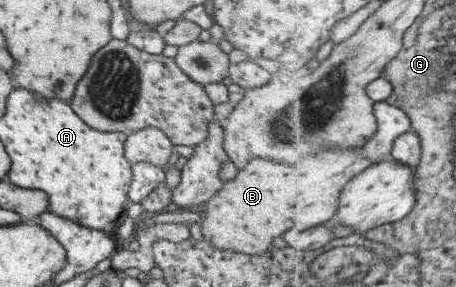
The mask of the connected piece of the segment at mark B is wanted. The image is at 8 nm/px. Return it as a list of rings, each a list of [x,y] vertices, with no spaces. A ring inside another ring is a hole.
[[[352,147],[310,155],[302,165],[278,165],[266,159],[248,161],[234,179],[223,181],[220,190],[205,201],[200,224],[204,241],[218,249],[261,252],[286,229],[306,231],[336,218],[346,183],[374,165],[365,157],[362,148]]]

